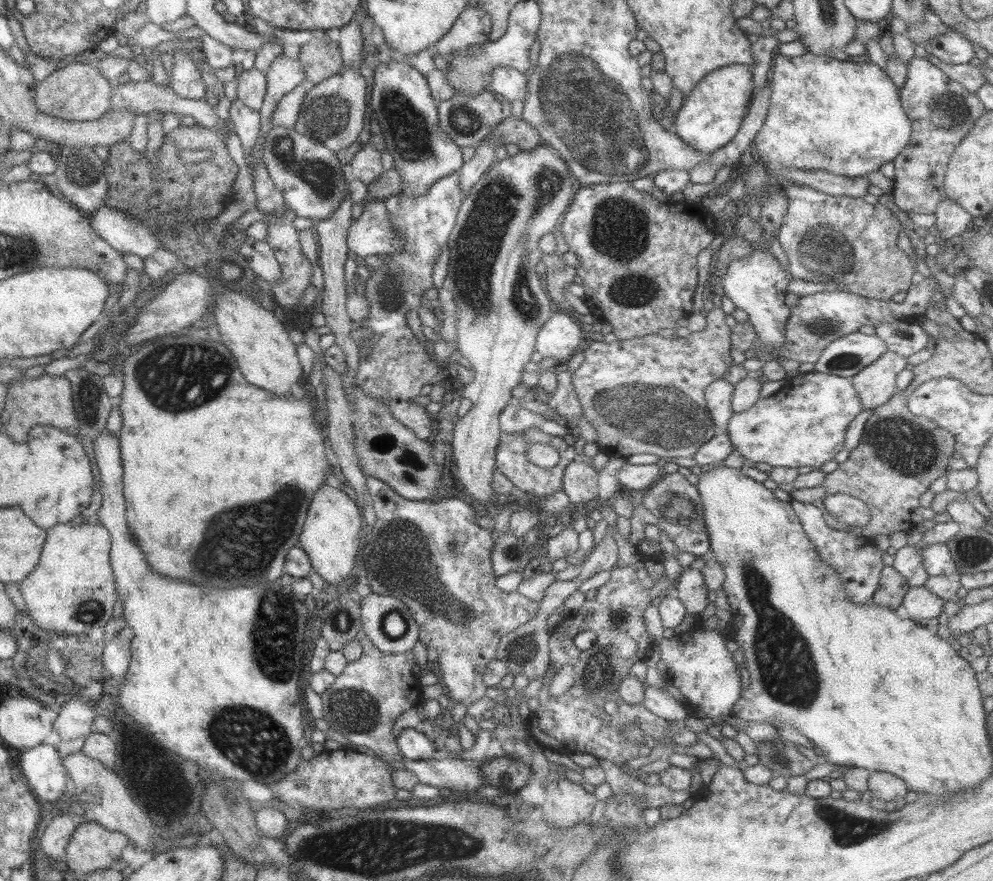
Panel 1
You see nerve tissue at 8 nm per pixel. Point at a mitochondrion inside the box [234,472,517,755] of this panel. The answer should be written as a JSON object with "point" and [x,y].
{"point":[399,566]}

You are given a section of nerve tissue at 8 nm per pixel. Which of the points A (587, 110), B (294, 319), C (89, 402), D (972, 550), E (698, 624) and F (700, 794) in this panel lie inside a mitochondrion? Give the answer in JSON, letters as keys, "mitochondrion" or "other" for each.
{"A":"mitochondrion","B":"other","C":"mitochondrion","D":"mitochondrion","E":"other","F":"other"}

